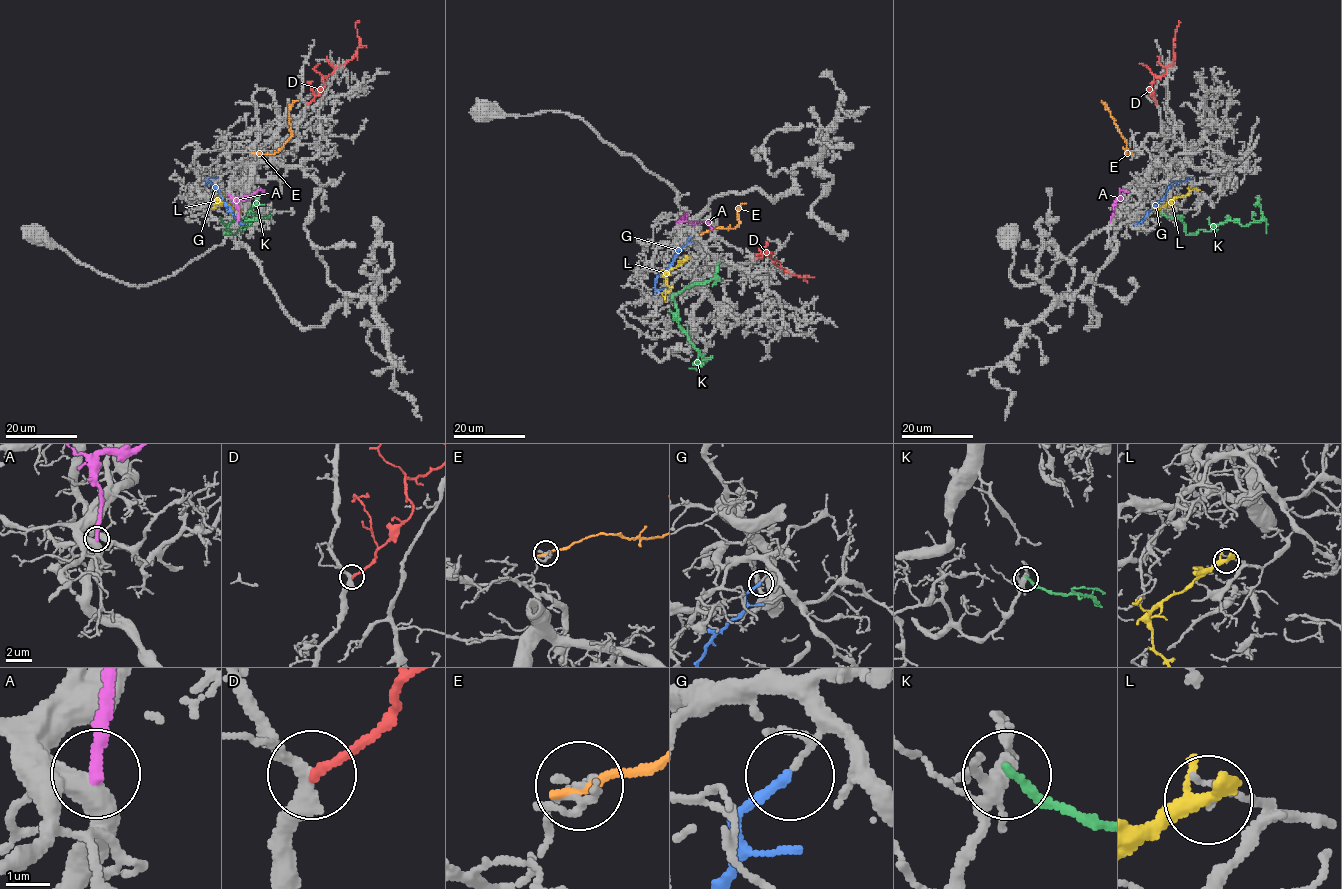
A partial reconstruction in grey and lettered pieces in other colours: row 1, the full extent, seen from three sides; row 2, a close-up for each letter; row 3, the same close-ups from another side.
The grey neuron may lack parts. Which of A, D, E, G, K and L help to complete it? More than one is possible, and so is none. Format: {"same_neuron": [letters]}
{"same_neuron": []}

